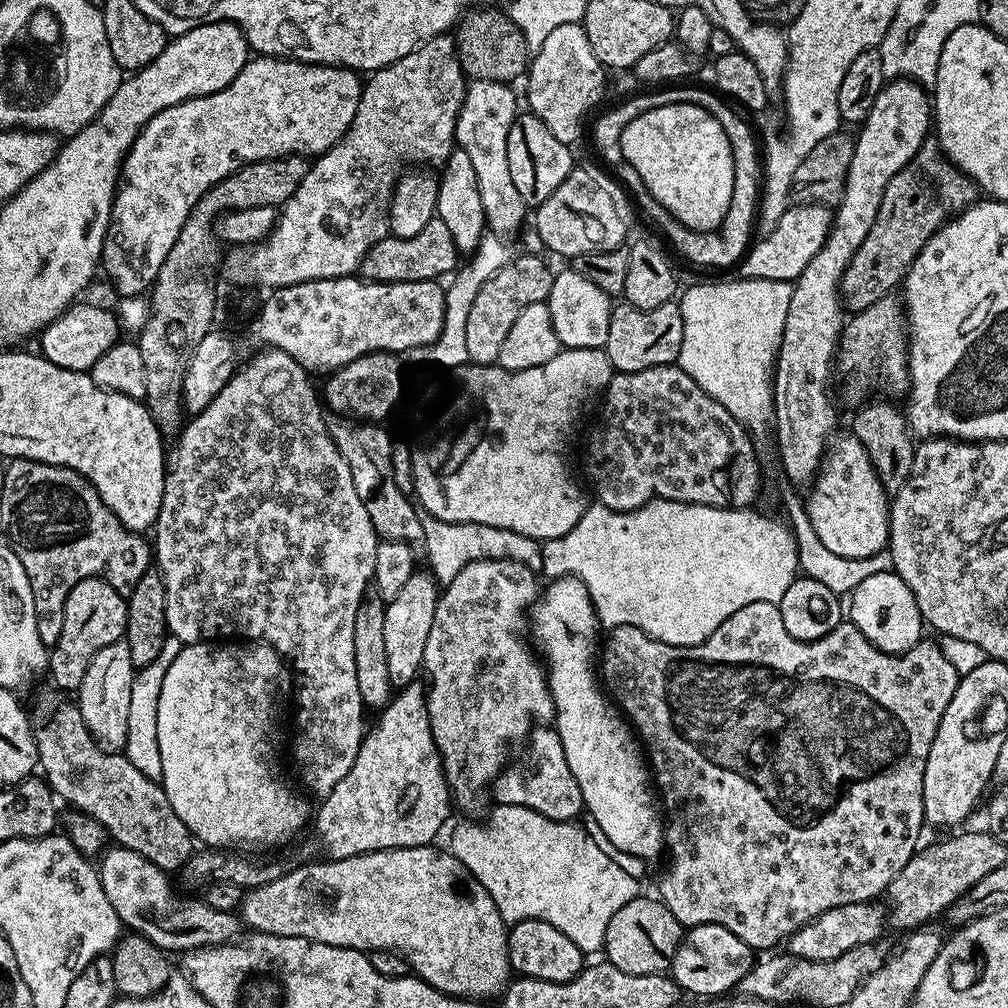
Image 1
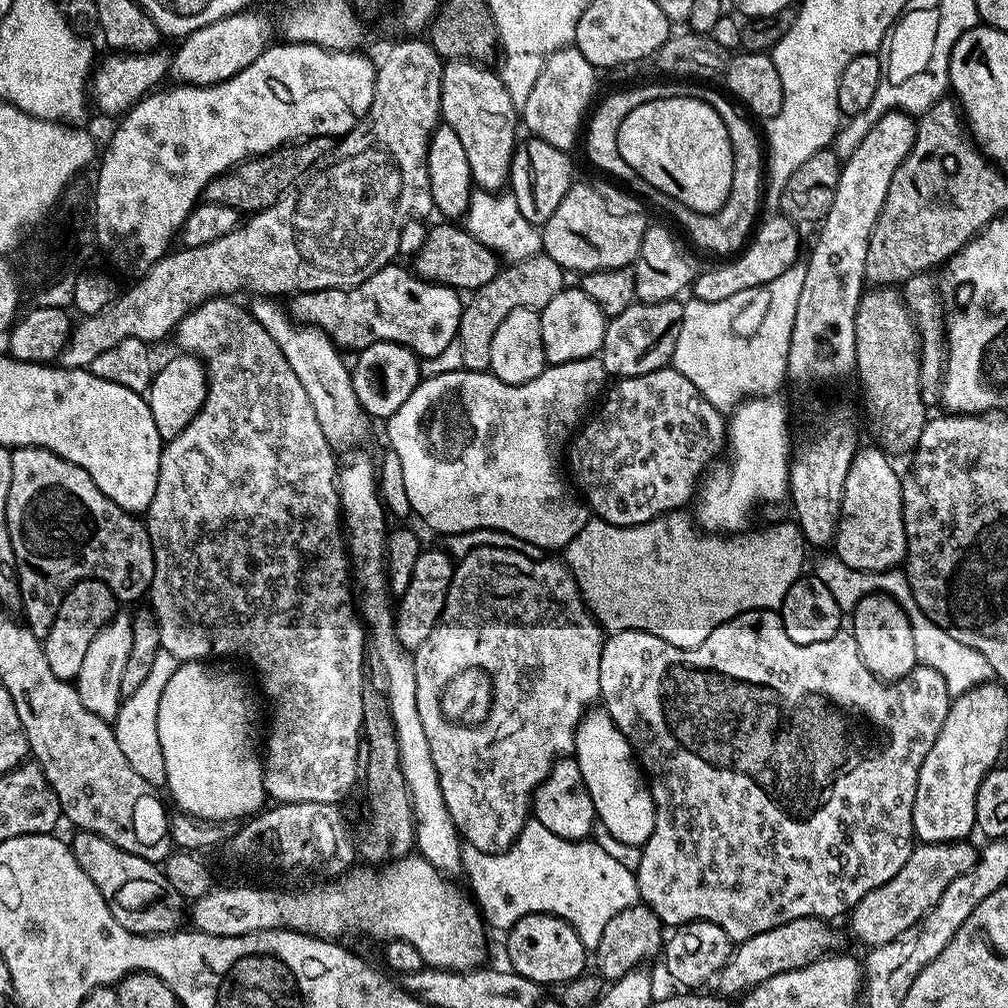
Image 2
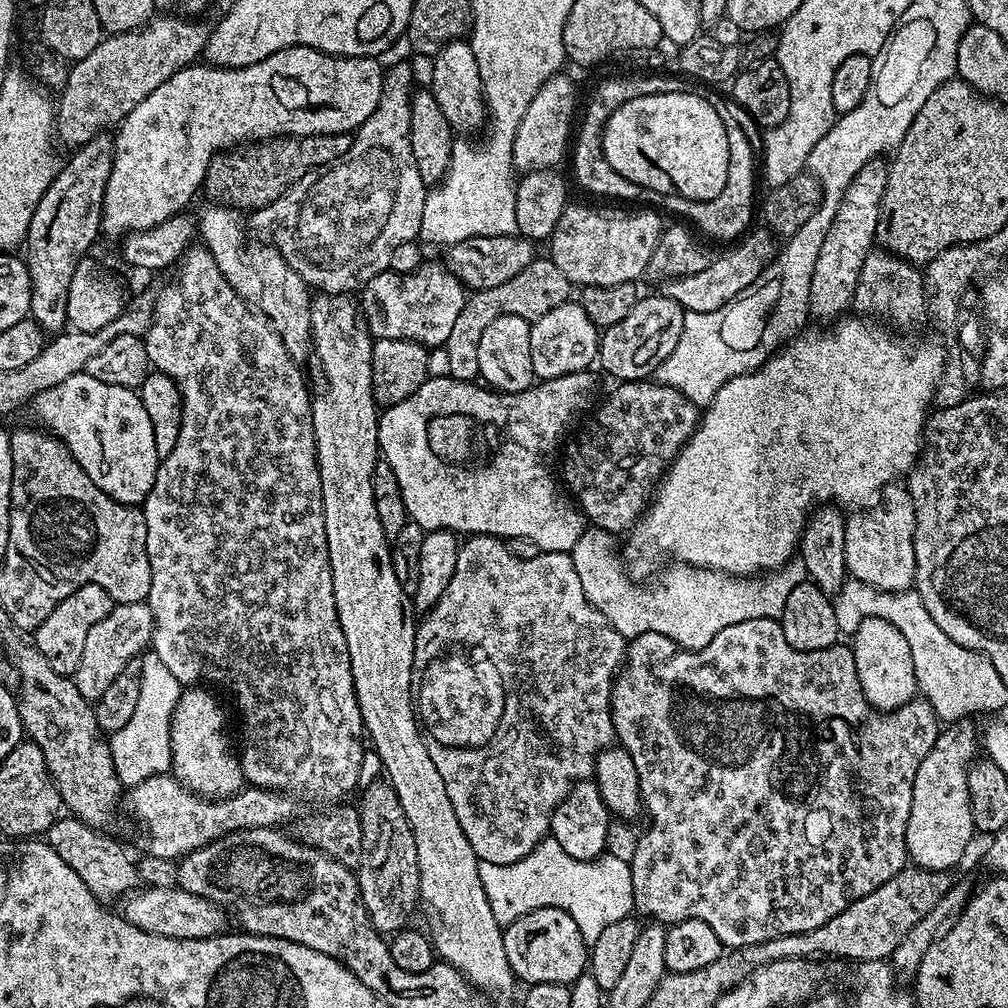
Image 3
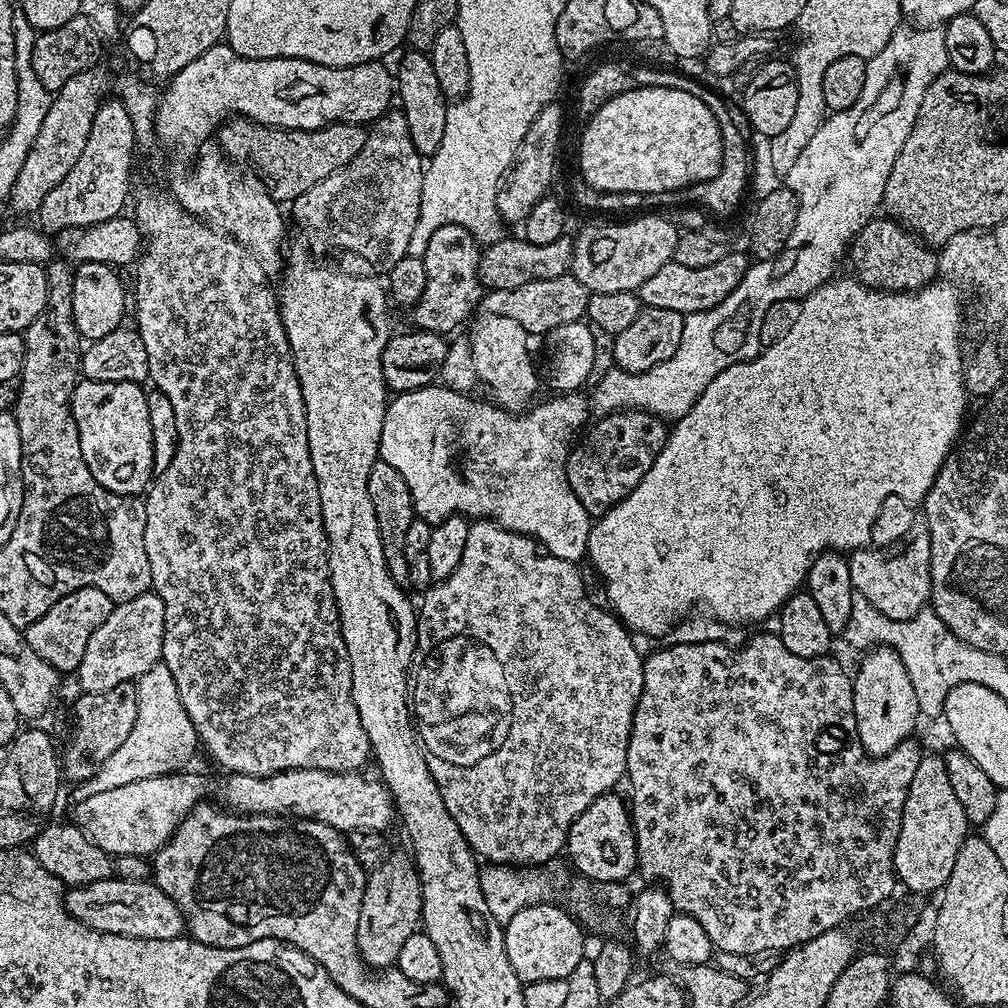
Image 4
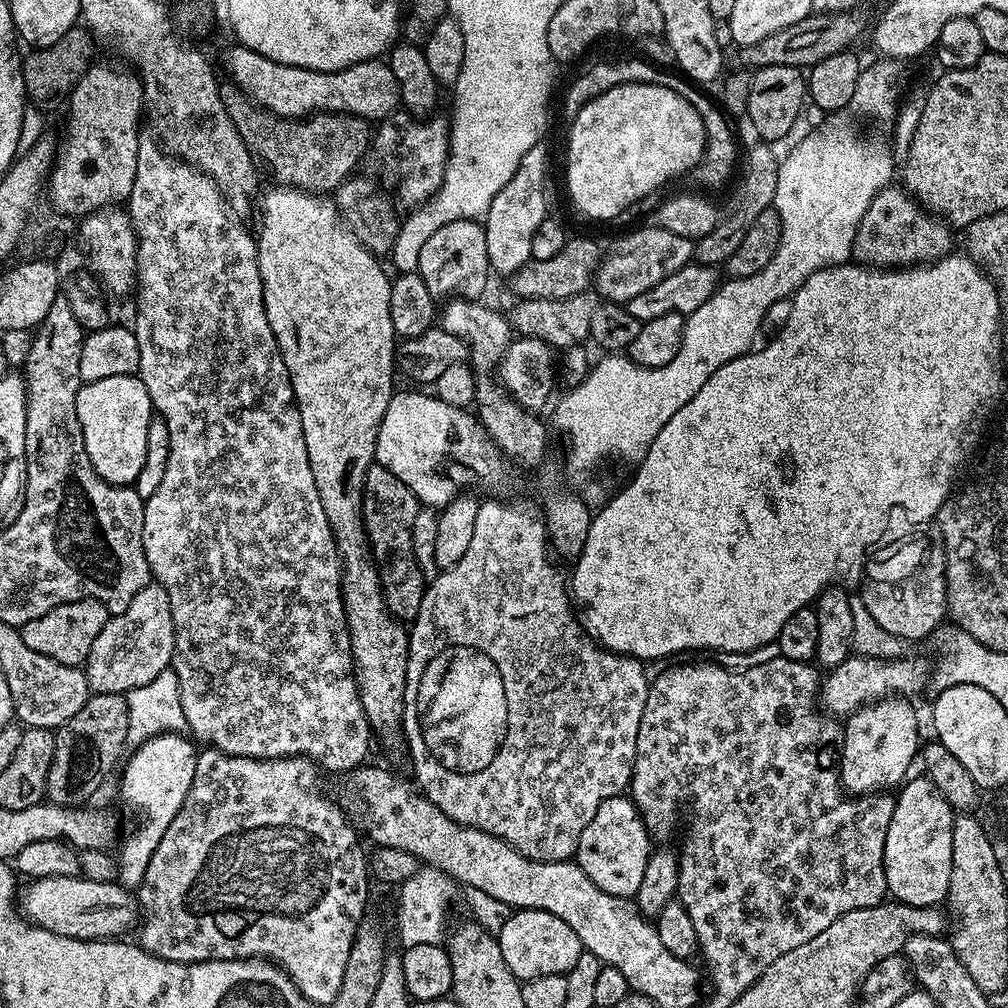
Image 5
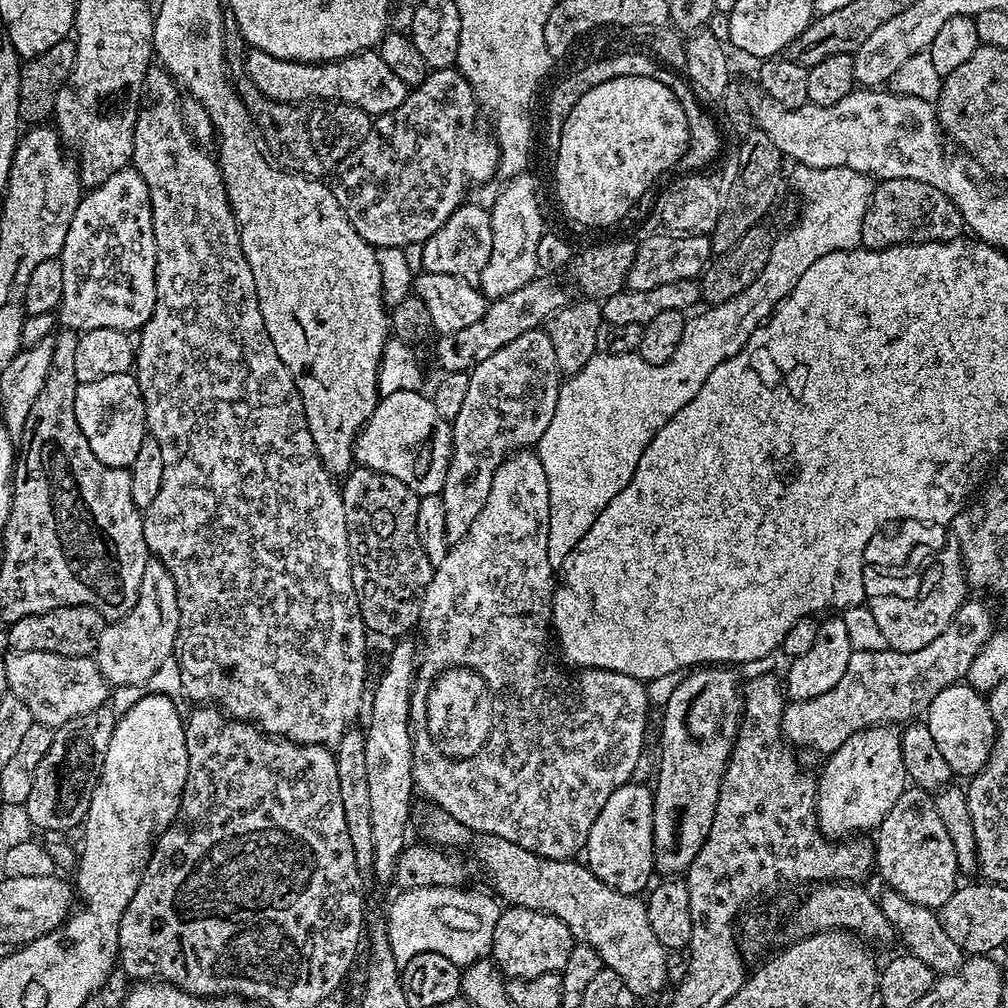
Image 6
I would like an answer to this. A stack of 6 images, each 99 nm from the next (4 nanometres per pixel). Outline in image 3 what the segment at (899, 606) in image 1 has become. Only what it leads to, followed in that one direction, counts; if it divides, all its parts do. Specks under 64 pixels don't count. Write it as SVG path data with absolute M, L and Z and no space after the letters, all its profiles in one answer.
M866 618L859 631L851 637L850 647L858 670L858 682L862 686L864 697L872 703L873 708L879 708L881 712L892 712L917 695L910 645L902 636L902 631L886 618Z

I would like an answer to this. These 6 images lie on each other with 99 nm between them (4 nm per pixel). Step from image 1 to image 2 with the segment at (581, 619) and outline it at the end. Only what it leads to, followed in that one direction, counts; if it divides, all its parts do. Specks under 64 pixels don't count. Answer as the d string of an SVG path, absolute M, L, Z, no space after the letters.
M596 706L585 712L576 728L574 758L582 770L582 782L590 790L596 820L620 844L642 846L654 834L654 798L647 779L632 751L632 742L610 718L603 707Z

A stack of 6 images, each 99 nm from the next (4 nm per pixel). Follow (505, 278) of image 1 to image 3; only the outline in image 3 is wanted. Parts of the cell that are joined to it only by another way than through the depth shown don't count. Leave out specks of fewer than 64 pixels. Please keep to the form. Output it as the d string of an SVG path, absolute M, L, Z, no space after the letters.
M550 258L532 260L526 270L514 274L514 278L502 282L502 286L490 286L481 292L473 291L465 299L462 314L458 314L454 327L450 329L450 338L446 338L442 346L446 358L450 358L448 375L453 376L455 380L475 381L479 377L478 342L482 338L482 330L486 330L486 326L490 326L494 318L521 316L523 320L533 322L556 306L568 302L573 292L574 285Z

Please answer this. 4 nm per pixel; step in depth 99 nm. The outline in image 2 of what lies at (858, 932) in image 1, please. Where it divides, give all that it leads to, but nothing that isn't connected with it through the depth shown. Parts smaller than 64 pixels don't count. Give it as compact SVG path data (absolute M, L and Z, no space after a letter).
M819 916L794 918L794 922L782 922L782 926L774 926L774 930L762 930L762 934L754 934L754 938L739 941L726 966L722 966L714 978L715 991L725 998L739 997L778 974L810 966L824 956L839 953L844 936L832 924L835 923Z

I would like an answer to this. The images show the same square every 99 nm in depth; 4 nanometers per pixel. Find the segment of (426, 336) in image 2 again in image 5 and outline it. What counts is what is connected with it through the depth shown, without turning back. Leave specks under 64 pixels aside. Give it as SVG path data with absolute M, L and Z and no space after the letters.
M451 220L442 225L430 238L416 259L420 277L430 286L430 294L437 298L480 300L488 288L488 255L486 234L480 220Z

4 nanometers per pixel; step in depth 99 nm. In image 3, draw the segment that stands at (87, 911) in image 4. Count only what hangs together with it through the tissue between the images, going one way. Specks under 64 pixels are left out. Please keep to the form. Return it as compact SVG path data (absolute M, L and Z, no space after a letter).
M141 887L133 891L123 901L122 916L134 926L146 930L150 934L158 934L166 938L182 938L183 940L197 940L221 935L224 928L230 924L230 916L219 904L210 902L198 894L190 894L185 888L149 888Z

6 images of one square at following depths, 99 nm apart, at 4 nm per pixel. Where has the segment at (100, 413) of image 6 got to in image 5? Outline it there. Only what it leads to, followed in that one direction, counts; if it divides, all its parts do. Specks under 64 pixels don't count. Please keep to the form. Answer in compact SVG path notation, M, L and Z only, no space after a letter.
M139 375L81 383L76 409L82 438L86 442L86 454L94 470L111 484L135 485L142 462L146 462L146 430L150 430L154 415L150 394Z

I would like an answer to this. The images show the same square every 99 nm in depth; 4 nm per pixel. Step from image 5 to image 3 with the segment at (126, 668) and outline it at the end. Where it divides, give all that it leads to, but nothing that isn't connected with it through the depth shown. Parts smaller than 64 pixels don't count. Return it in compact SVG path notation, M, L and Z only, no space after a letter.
M147 603L143 604L116 604L112 612L98 622L98 626L90 629L86 638L86 646L82 649L82 662L78 662L78 670L74 677L78 686L78 694L89 702L102 698L106 686L122 674L122 670L131 660L137 659L151 645L154 618L148 609Z

